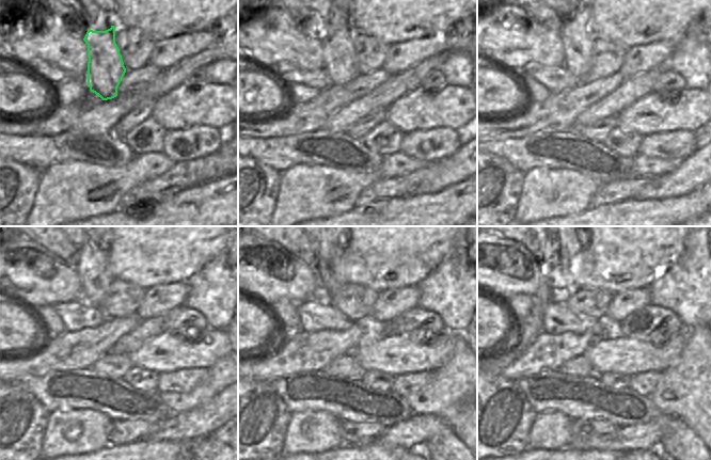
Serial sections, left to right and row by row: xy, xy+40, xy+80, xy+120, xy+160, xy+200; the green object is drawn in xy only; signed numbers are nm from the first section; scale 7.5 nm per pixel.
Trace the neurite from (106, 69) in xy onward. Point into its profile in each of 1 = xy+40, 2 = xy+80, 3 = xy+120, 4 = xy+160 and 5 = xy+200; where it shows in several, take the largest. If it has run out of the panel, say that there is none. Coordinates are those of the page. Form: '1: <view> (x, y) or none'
1: xy+40 (338, 44)
2: xy+80 (578, 41)
3: xy+120 (93, 269)
4: xy+160 (330, 248)
5: xy+200 (563, 288)

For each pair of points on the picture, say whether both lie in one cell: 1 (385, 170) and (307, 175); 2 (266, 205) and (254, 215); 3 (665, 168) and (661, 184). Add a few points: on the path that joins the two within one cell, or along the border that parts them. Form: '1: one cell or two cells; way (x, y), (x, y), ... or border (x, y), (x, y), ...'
1: one cell; way (366, 179), (327, 180)
2: one cell; way (263, 208), (257, 213)
3: two cells; border (680, 162), (675, 169), (654, 177)

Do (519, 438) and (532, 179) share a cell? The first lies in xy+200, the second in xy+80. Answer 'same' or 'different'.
different

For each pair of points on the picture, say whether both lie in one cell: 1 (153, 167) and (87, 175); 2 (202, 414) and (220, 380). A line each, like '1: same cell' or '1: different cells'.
1: same cell
2: different cells

